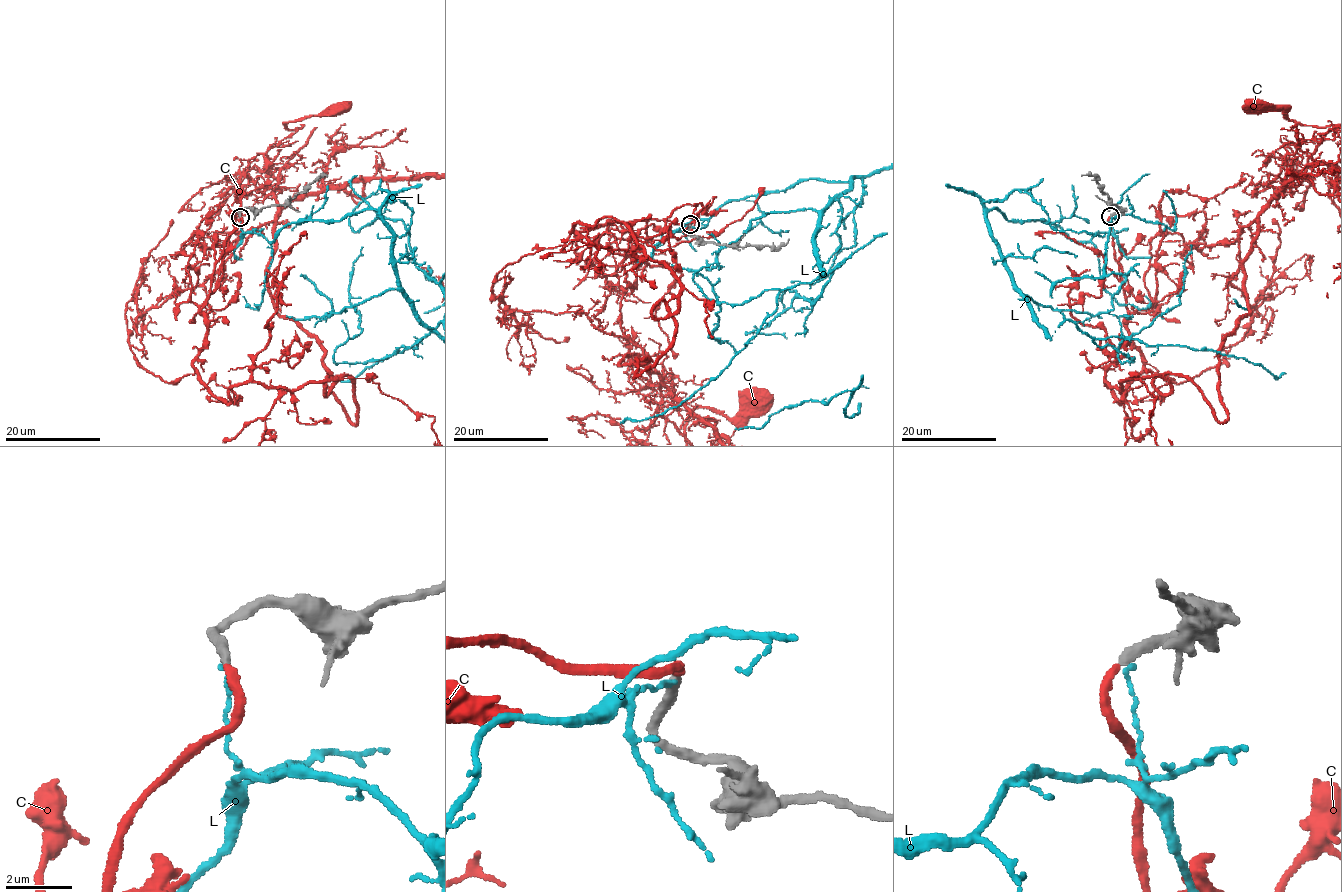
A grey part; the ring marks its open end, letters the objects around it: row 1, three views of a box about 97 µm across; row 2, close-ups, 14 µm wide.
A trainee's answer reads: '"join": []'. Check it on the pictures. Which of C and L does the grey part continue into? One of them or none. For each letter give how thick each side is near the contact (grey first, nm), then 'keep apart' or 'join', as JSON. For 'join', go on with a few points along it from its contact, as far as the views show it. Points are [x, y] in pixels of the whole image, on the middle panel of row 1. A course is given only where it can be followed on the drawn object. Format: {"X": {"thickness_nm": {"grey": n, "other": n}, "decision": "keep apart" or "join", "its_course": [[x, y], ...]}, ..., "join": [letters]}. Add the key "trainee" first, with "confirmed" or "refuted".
{"trainee": "refuted", "C": {"thickness_nm": {"grey": 320, "other": 240}, "decision": "join"}, "L": {"thickness_nm": {"grey": 320, "other": 130}, "decision": "keep apart"}, "join": ["C"]}

